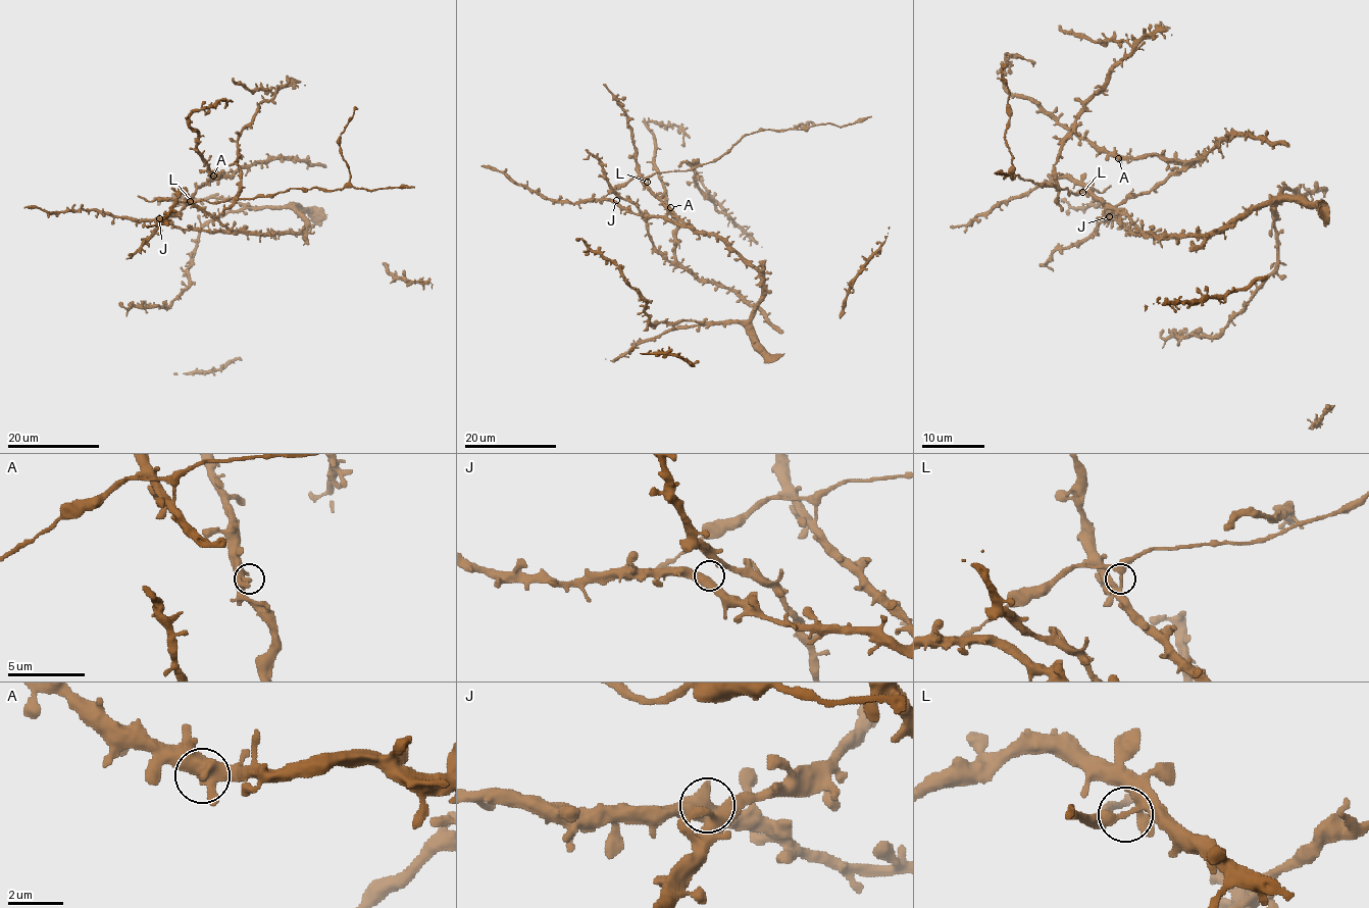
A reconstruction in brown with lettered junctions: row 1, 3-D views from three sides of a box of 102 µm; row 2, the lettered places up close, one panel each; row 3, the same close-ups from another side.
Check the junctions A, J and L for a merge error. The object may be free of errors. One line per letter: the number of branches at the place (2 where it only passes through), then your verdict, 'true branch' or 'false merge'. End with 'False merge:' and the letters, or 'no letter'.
A: 3 | true branch
J: 3 | true branch
L: 3 | false merge
False merge: L

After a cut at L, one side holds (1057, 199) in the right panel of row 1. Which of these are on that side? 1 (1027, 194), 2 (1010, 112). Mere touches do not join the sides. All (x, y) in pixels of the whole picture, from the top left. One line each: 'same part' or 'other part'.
1: same part
2: other part

